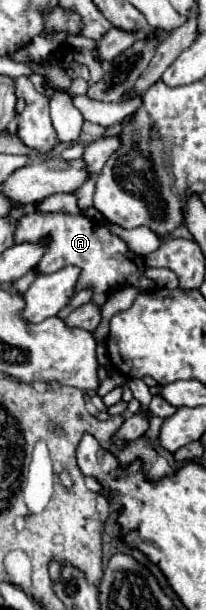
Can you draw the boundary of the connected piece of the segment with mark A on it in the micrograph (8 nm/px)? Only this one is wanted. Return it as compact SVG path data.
M26 214L20 218L20 226L16 230L16 242L38 242L40 238L50 236L48 250L36 270L40 274L56 272L64 266L80 266L82 274L78 280L78 290L82 288L94 288L94 298L98 306L102 306L108 298L108 294L122 286L138 286L140 290L146 290L154 282L144 276L146 264L140 254L134 254L126 248L126 244L112 236L108 228L102 222L92 222L84 216L72 216L72 214Z

